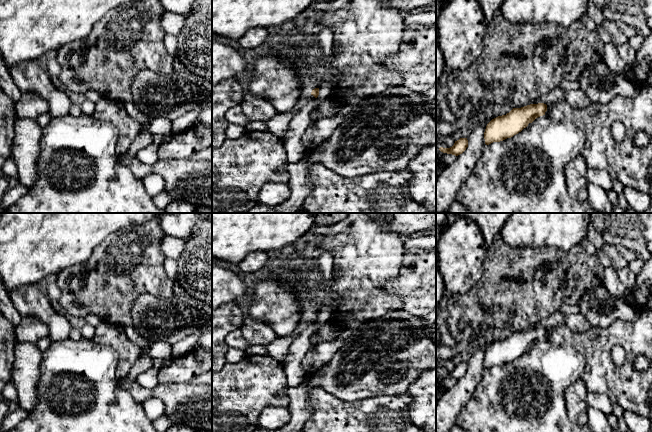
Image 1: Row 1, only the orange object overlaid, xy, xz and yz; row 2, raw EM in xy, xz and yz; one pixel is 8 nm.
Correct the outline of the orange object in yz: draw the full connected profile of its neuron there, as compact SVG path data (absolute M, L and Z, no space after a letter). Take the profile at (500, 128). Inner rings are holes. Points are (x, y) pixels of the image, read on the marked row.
M530 104L521 108L513 108L506 115L492 119L484 132L485 144L500 142L521 132L536 118L545 115L547 105Z

